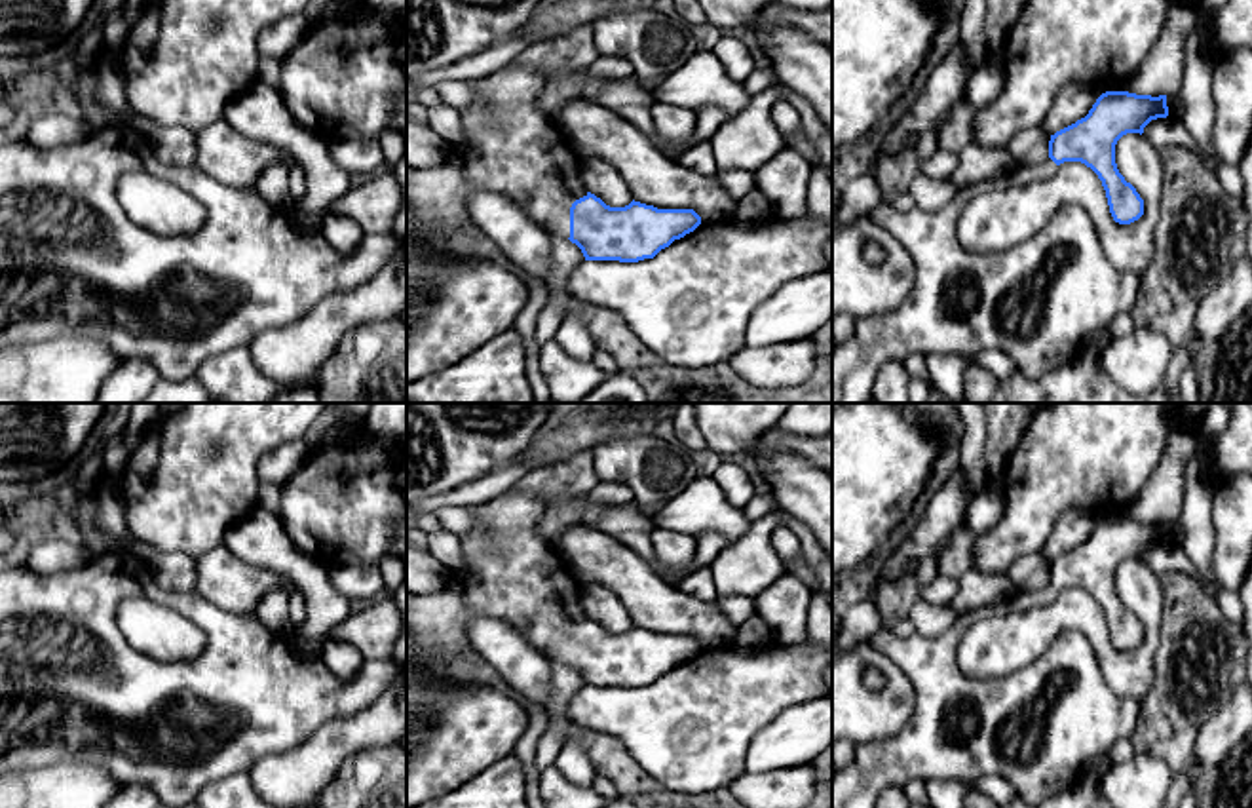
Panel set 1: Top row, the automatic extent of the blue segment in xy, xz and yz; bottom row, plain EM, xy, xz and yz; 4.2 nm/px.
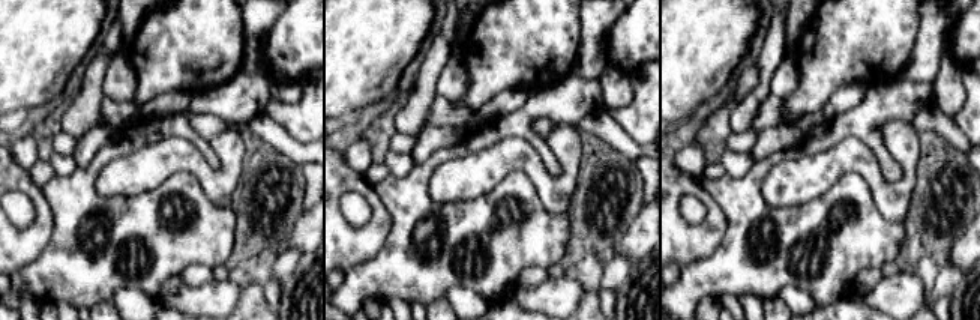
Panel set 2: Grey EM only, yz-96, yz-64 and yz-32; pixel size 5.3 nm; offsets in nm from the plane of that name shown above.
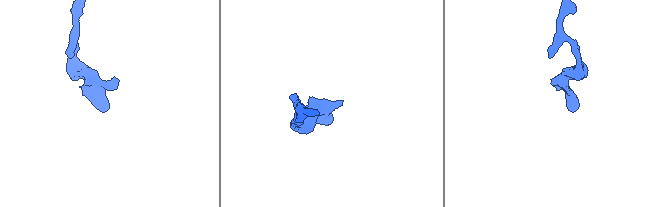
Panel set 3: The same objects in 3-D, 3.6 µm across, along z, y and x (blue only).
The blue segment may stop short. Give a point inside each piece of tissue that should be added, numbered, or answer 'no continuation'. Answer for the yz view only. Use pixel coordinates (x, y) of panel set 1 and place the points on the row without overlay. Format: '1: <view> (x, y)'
1: yz (1023, 599)

